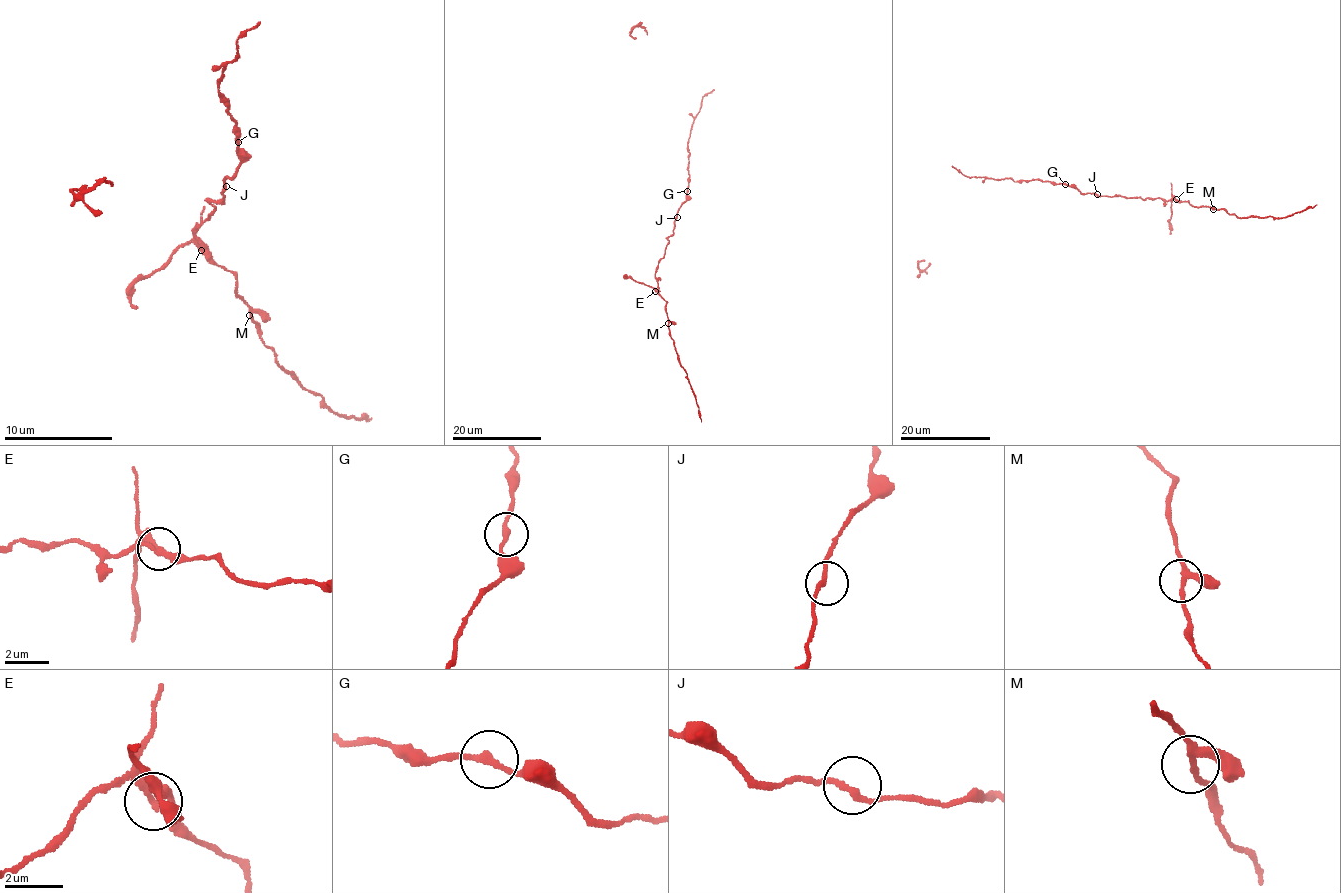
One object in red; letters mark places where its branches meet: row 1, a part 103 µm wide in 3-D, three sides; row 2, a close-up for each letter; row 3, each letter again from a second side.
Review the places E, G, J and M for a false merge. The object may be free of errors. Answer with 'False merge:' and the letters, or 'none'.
False merge: E

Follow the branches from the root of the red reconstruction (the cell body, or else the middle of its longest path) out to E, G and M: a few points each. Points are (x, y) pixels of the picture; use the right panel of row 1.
E: (1096, 194), (1176, 199)
G: (1096, 194), (1082, 193), (1065, 184)
M: (1096, 194), (1162, 198), (1167, 201), (1174, 198), (1213, 209)

